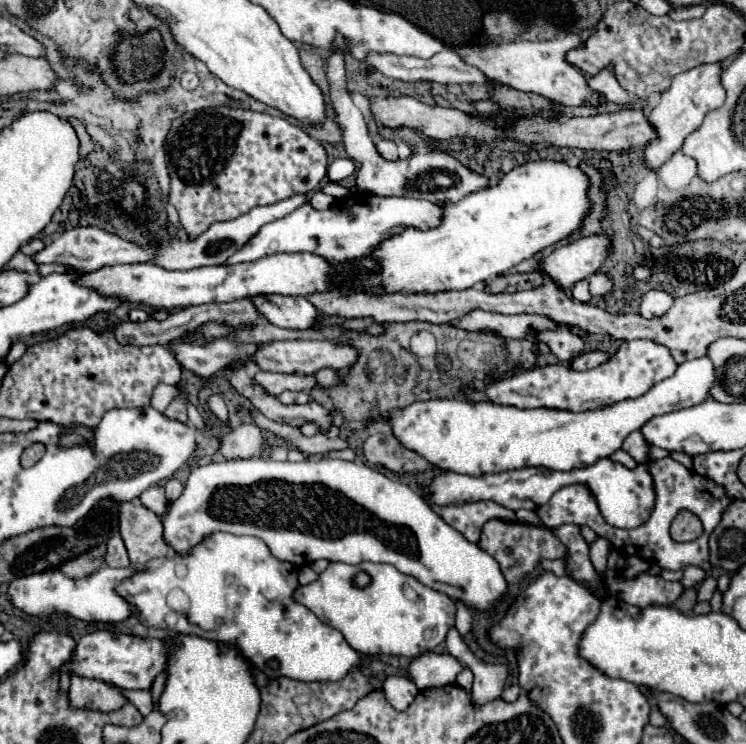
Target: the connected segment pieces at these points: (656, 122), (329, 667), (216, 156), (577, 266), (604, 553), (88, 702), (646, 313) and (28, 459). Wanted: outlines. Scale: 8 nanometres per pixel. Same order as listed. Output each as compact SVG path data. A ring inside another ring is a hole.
M704 64L672 78L670 88L660 94L658 106L648 114L648 122L654 128L656 138L650 140L642 150L642 162L646 168L658 170L662 164L666 164L682 148L686 136L700 128L706 112L716 110L724 104L726 92L720 86L720 70L720 64Z
M212 532L210 536L202 538L200 544L190 548L186 560L182 562L186 564L184 576L176 574L176 558L158 558L136 570L132 576L124 578L114 588L114 592L134 608L134 614L146 628L168 630L168 634L180 632L188 636L202 636L206 640L232 644L244 654L244 658L250 660L254 668L264 672L268 678L286 676L302 682L336 682L354 668L370 664L368 658L362 660L362 654L348 646L336 628L326 626L306 606L300 606L292 600L292 590L298 586L298 568L290 562L280 562L274 558L260 538ZM174 588L182 588L190 598L190 610L186 614L178 614L166 604L166 596Z
M204 108L186 112L172 122L166 136L166 164L170 170L170 204L178 210L180 224L190 238L202 234L212 222L234 220L254 206L268 206L294 194L316 190L326 176L328 156L320 142L284 118L240 108Z
M578 238L552 250L538 262L538 270L566 290L594 274L602 266L604 254L608 254L608 238Z
M598 538L594 544L590 544L590 562L600 574L606 570L608 554L610 554L610 542L606 538Z
M74 676L70 684L70 702L80 708L112 712L122 708L128 700L122 694L122 690L116 688L114 684L94 680L94 678Z
M650 290L640 300L640 314L644 318L656 318L656 316L668 312L672 302L674 302L674 298L670 294L666 294L664 290Z
M32 444L26 448L26 454L22 454L22 466L34 466L40 458L44 456L44 446L42 444Z

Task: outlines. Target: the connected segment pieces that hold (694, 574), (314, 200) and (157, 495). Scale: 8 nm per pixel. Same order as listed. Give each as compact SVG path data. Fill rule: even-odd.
M690 566L690 568L686 568L684 572L686 572L686 576L684 576L682 584L684 584L686 588L696 586L698 582L702 582L702 580L704 580L704 570L702 570L702 568L698 568L698 566Z
M316 190L316 192L312 194L312 198L310 198L310 204L312 204L312 208L316 208L316 210L324 210L324 208L328 208L332 202L334 202L334 198L328 196L328 194L324 194L322 190Z
M156 484L156 486L150 486L142 496L140 496L142 504L146 508L150 508L152 512L156 512L158 516L164 516L166 510L168 510L168 500L166 500L166 494L164 494L164 486Z

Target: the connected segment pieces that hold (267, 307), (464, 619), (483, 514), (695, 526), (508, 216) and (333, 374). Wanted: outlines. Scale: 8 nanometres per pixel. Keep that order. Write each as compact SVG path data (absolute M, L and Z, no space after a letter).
M262 294L252 298L254 308L270 324L292 330L308 330L316 322L318 312L304 296L282 296L282 294Z
M456 602L456 630L460 634L468 634L470 628L472 628L472 616L468 606L462 602Z
M466 502L466 504L448 504L438 506L432 504L432 510L454 530L458 530L466 540L478 542L482 526L488 520L504 520L504 522L516 522L516 514L512 510L506 510L504 506L496 502Z
M680 510L670 528L670 534L676 542L690 542L690 540L698 538L702 532L703 527L699 518L688 510Z
M552 160L528 162L508 172L496 186L444 204L440 226L428 230L406 228L374 246L370 258L378 264L378 272L336 266L342 276L340 282L336 284L332 276L328 280L342 294L366 292L382 296L466 290L504 274L518 262L576 232L588 208L588 178L580 168Z
M322 368L322 370L314 372L314 378L316 378L316 384L322 390L328 390L328 388L332 388L332 386L336 386L336 384L342 382L342 376L334 368Z

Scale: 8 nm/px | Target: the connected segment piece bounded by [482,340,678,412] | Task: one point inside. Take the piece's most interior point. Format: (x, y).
(638, 365)

